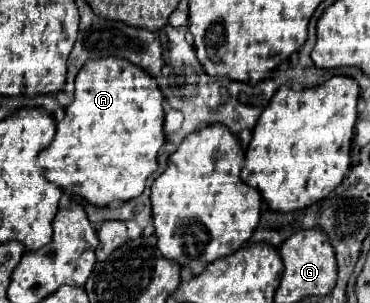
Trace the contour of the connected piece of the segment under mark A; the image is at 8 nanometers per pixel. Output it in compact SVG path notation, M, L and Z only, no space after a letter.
M115 56L89 60L75 78L75 98L65 108L65 118L57 122L57 134L53 142L39 156L43 176L57 184L63 192L77 194L91 204L109 206L111 202L131 200L145 190L147 178L159 166L157 154L165 144L163 122L163 92L149 72Z

